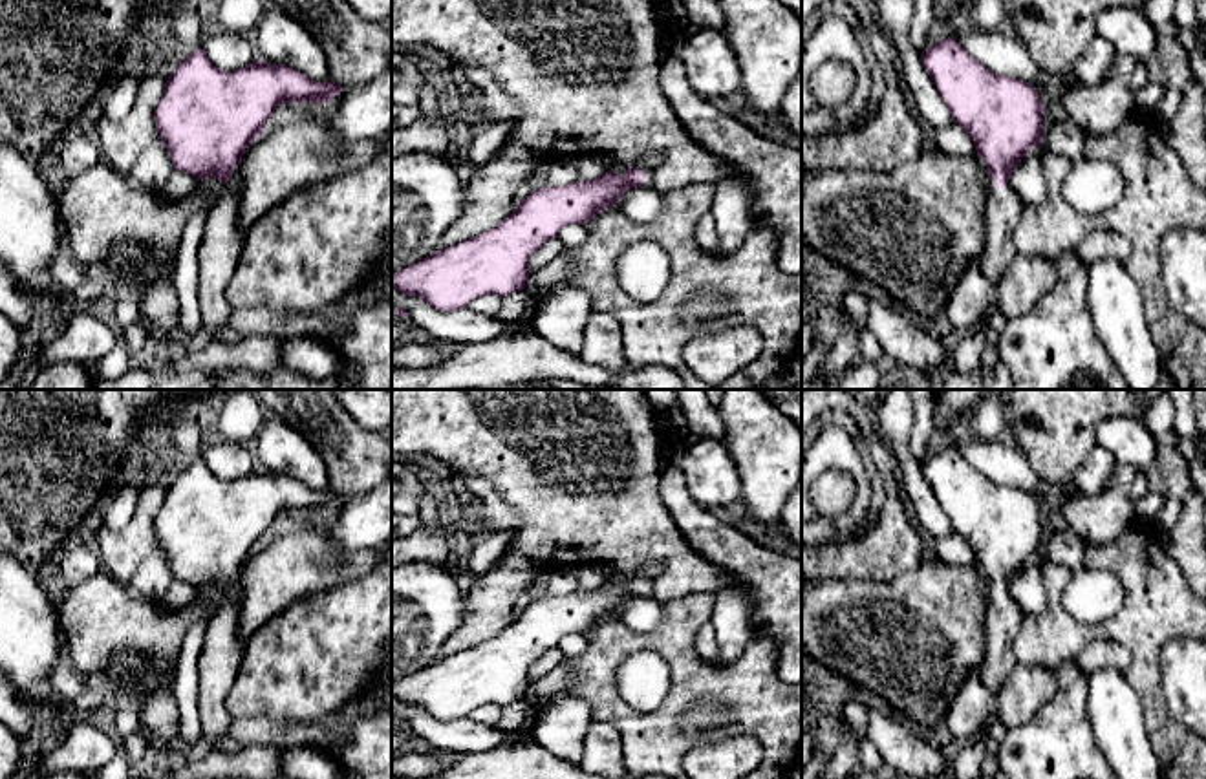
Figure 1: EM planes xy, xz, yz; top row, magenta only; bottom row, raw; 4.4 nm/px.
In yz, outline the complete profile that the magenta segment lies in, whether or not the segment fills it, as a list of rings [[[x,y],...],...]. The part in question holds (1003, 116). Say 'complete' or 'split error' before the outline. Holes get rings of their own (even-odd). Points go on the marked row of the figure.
split error; [[[948,37],[928,46],[921,62],[931,77],[937,91],[946,102],[953,123],[974,141],[977,155],[988,166],[986,236],[979,252],[983,274],[997,282],[1018,256],[1014,229],[1021,218],[1023,205],[1014,194],[1008,179],[1012,168],[1036,146],[1041,144],[1041,123],[1045,106],[1030,82],[990,71],[975,60],[955,38]]]

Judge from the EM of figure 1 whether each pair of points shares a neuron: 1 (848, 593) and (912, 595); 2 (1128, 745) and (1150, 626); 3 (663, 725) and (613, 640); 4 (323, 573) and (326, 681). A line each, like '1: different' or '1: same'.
1: same
2: different
3: same
4: different

